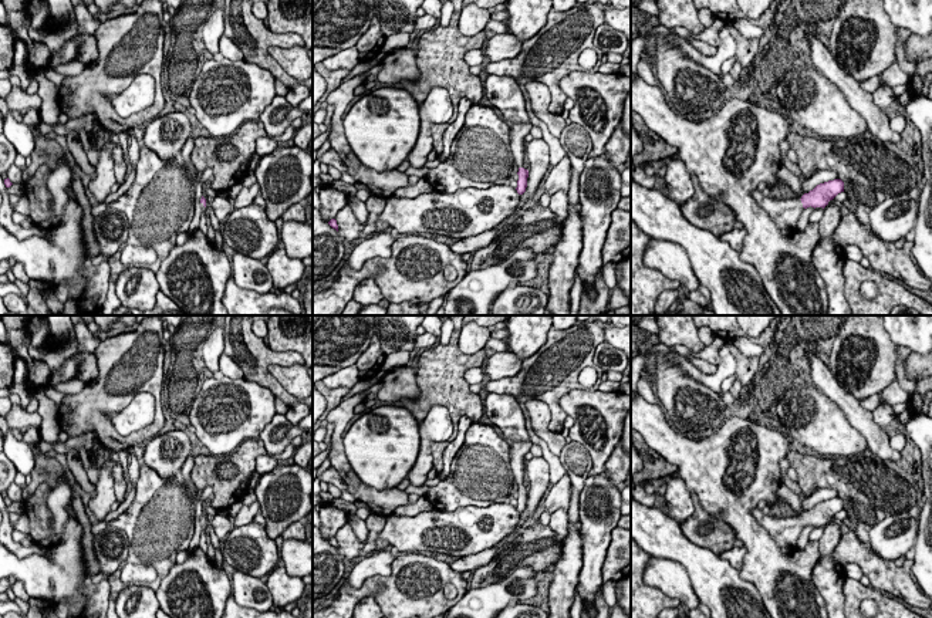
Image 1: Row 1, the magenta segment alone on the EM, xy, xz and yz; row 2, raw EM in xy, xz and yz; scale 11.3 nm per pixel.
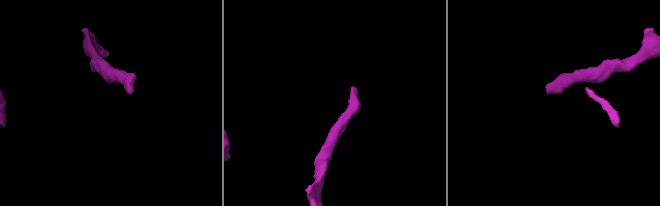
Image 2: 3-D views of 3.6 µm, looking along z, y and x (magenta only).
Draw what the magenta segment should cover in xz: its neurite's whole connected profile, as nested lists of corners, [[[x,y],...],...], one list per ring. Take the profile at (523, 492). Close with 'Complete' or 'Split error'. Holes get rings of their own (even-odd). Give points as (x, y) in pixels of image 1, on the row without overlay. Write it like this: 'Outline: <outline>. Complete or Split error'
Outline: [[[531,440],[513,442],[510,445],[510,466],[513,472],[514,482],[519,484],[519,499],[517,499],[517,511],[523,513],[527,506],[529,489],[523,486],[526,479],[526,453],[530,452],[533,446]]]. Split error

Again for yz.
Outline: [[[841,497],[828,499],[817,503],[800,517],[774,517],[764,514],[759,507],[752,510],[757,523],[769,533],[777,547],[791,548],[797,547],[801,530],[807,526],[825,526],[838,511],[844,510],[844,500]]]. Split error

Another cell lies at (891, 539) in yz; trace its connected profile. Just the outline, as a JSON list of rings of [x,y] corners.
[[[908,511],[885,517],[869,530],[865,543],[884,560],[896,560],[915,547],[918,537],[918,520]]]

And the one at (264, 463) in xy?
[[[261,455],[256,459],[256,472],[261,476],[271,472],[277,466],[277,459],[270,455]]]

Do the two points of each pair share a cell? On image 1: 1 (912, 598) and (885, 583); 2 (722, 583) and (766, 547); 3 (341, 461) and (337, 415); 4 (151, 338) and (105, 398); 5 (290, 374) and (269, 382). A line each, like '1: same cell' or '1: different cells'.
1: same cell
2: different cells
3: same cell
4: same cell
5: different cells

